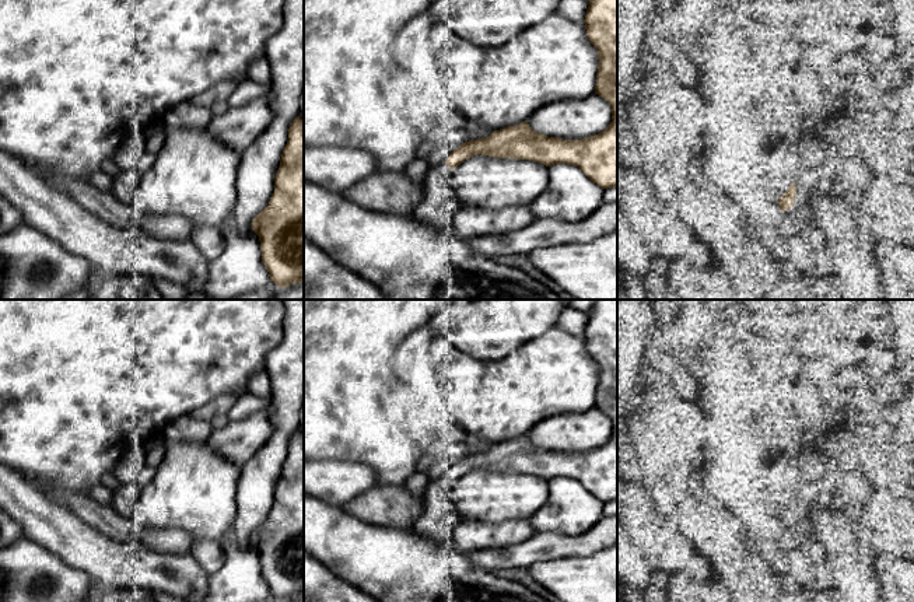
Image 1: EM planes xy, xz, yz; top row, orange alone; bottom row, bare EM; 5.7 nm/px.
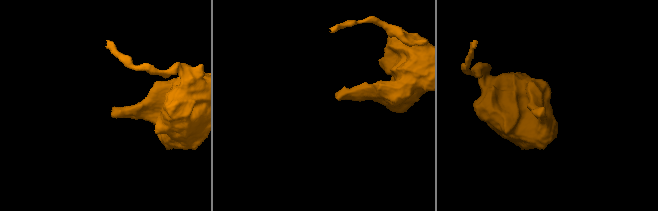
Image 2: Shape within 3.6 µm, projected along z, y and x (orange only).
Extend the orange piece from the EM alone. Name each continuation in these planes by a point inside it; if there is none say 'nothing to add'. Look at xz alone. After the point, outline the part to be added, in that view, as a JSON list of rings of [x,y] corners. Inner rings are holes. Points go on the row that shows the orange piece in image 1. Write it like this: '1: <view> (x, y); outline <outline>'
1: xz (438, 206); outline [[[445,164],[434,165],[424,179],[421,203],[409,218],[421,221],[441,232],[455,234],[454,216],[462,203],[451,189],[452,169]]]

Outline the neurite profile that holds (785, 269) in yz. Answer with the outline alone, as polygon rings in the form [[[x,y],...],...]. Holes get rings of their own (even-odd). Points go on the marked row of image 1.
[[[787,258],[781,262],[777,262],[777,270],[780,277],[789,279],[802,274],[802,272],[794,266]]]

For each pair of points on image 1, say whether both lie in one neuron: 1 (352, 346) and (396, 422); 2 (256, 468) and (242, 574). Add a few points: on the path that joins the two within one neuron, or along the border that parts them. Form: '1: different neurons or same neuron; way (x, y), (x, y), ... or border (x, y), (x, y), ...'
1: same neuron; way (352, 364), (381, 396), (384, 403)
2: same neuron; way (255, 494), (252, 511), (235, 548)

